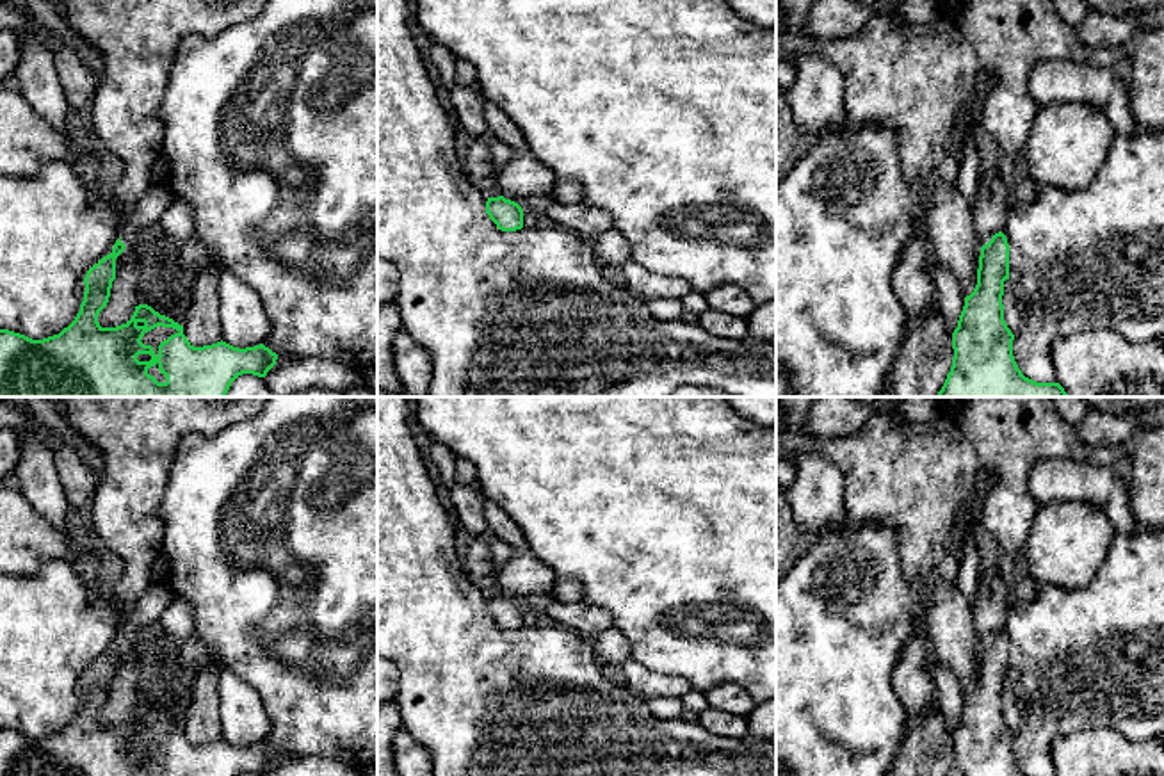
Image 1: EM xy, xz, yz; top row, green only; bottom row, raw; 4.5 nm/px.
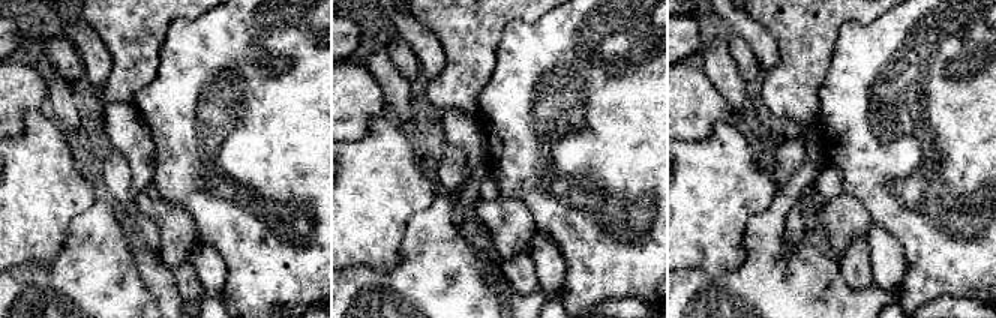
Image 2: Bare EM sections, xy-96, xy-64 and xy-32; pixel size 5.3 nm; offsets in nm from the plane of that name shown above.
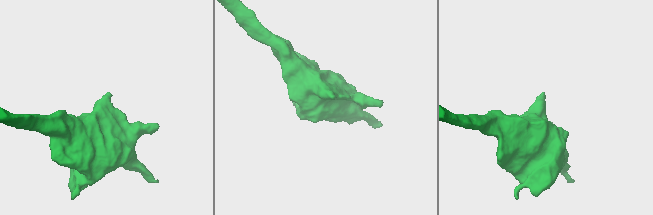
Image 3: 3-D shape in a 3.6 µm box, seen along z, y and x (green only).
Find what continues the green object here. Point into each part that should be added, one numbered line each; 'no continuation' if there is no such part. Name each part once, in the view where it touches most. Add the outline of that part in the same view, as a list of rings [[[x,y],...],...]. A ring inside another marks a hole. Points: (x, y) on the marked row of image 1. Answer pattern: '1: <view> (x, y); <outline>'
1: xy (157, 335); [[[158,326],[158,327],[144,333],[144,336],[142,336],[141,342],[142,342],[144,345],[151,345],[153,351],[155,351],[155,354],[158,356],[158,345],[160,345],[164,340],[167,340],[171,335],[174,335],[174,333],[180,333],[180,331],[176,331],[176,329],[173,329],[173,327],[162,327],[162,326]]]

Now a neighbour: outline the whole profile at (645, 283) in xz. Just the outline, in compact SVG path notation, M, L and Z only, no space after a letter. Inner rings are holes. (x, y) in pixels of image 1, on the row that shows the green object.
M635 258L625 263L625 287L643 299L683 299L691 283L675 276L660 276L643 267Z

